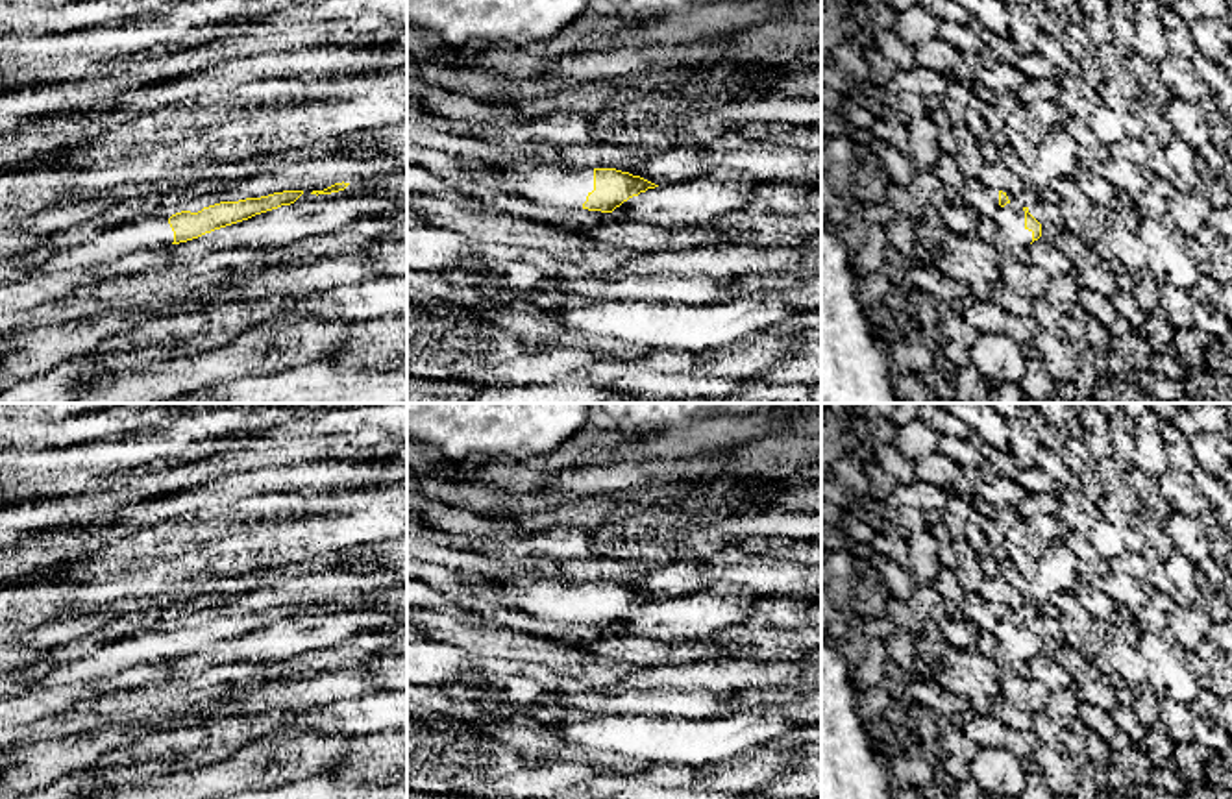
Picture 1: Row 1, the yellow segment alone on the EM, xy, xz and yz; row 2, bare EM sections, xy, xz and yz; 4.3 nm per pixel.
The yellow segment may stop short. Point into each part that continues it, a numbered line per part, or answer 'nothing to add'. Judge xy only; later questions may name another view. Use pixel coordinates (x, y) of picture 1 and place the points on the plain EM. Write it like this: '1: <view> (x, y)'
1: xy (148, 648)

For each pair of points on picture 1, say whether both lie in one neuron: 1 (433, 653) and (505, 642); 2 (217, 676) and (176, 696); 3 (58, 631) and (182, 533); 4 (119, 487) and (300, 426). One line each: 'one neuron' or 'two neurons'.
1: two neurons
2: one neuron
3: two neurons
4: one neuron

